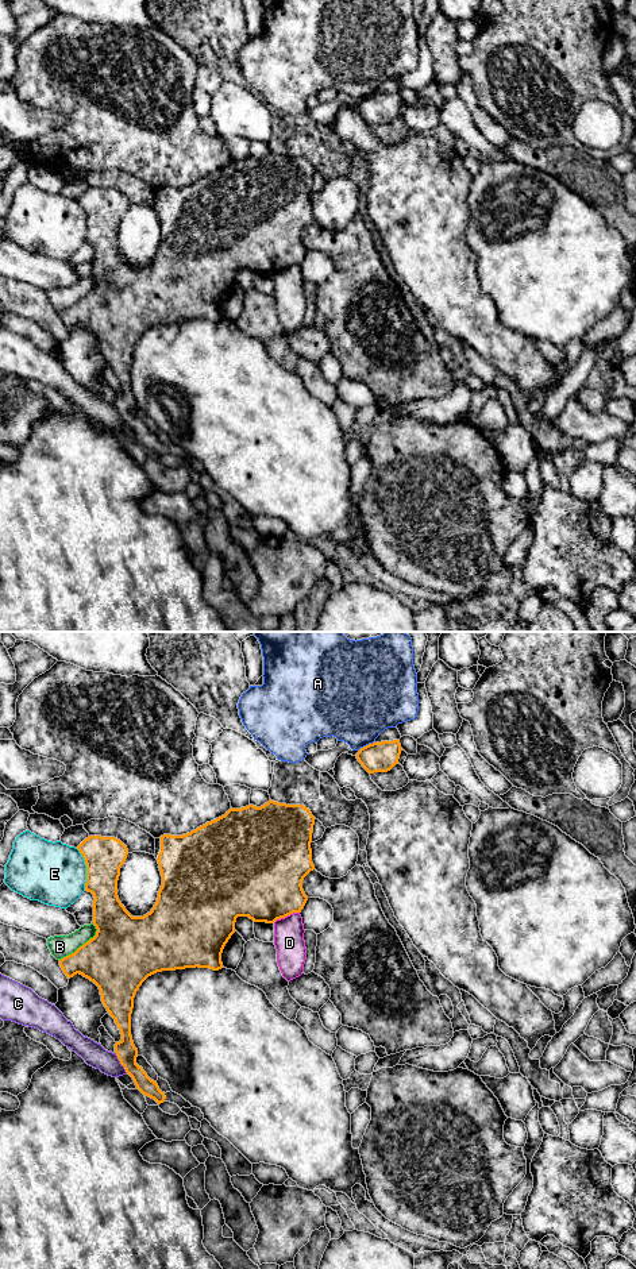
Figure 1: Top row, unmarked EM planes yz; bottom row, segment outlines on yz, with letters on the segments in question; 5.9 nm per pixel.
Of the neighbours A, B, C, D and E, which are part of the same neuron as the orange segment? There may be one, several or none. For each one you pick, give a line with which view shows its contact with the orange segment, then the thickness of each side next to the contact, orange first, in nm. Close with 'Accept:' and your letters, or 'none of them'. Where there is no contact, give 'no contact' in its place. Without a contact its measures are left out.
Accept: none of them

